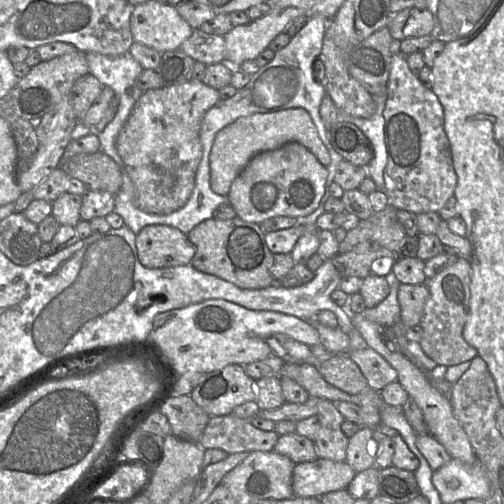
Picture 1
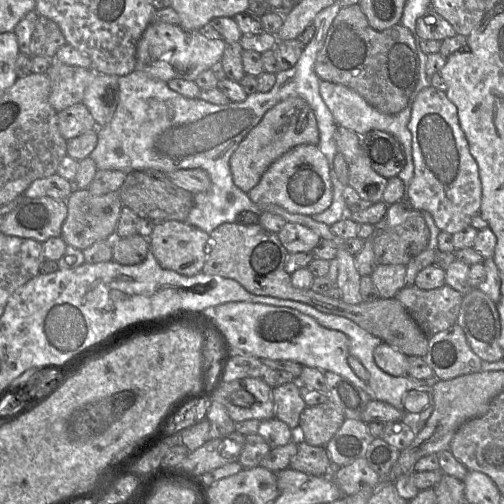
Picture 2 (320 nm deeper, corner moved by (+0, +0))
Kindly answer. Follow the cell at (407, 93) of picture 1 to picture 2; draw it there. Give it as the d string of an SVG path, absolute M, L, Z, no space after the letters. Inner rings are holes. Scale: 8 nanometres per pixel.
M430 85L416 96L408 129L412 134L414 175L408 187L407 201L414 209L430 213L440 231L455 234L471 224L472 218L480 212L481 205L478 165L469 151L468 141L459 123L457 107L448 99L446 92Z

